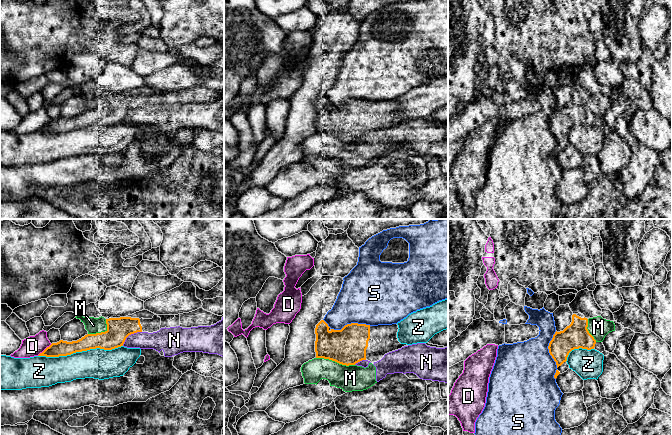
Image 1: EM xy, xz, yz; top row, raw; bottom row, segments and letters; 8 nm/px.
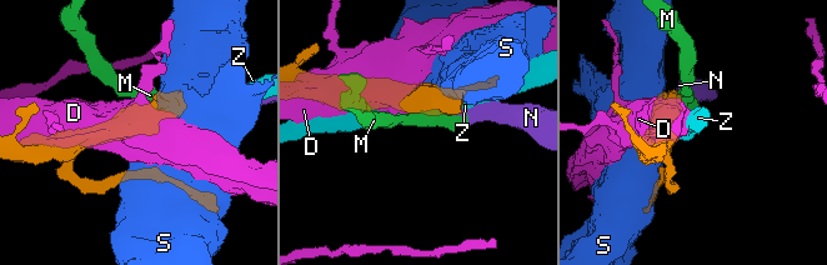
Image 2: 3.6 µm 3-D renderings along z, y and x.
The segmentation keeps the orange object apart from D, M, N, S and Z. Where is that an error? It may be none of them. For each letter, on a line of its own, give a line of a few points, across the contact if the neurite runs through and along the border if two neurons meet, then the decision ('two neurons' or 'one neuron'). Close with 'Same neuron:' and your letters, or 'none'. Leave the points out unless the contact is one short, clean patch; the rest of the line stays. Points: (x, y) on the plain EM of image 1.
D: two neurons
M: two neurons
N: xy (141, 107), (131, 109), (122, 121) | two neurons
S: two neurons
Z: two neurons
Same neuron: none

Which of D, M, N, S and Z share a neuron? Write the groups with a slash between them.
D / M N / S / Z

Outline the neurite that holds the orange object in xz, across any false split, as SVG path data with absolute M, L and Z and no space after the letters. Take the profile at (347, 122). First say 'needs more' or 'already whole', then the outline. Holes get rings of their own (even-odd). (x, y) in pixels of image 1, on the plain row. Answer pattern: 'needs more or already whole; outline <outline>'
needs more; outline M324 96L316 101L316 134L329 135L346 142L362 136L377 138L385 130L408 122L398 117L397 100L370 102L351 99L341 106L329 104Z

